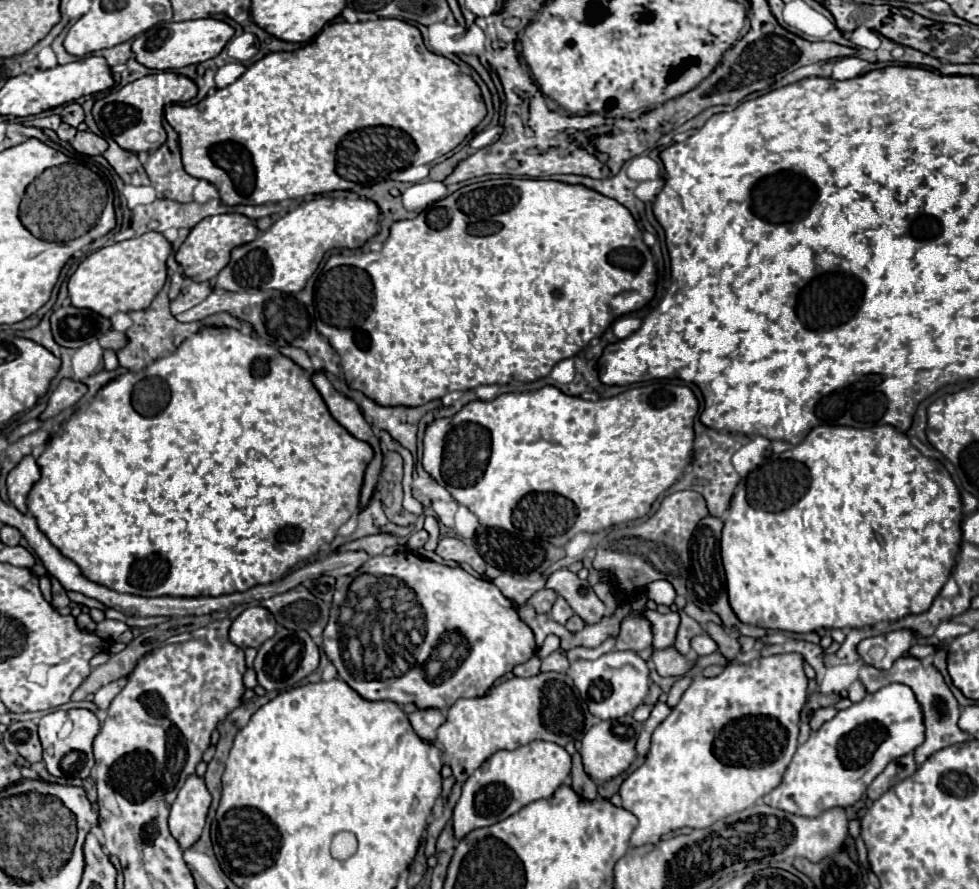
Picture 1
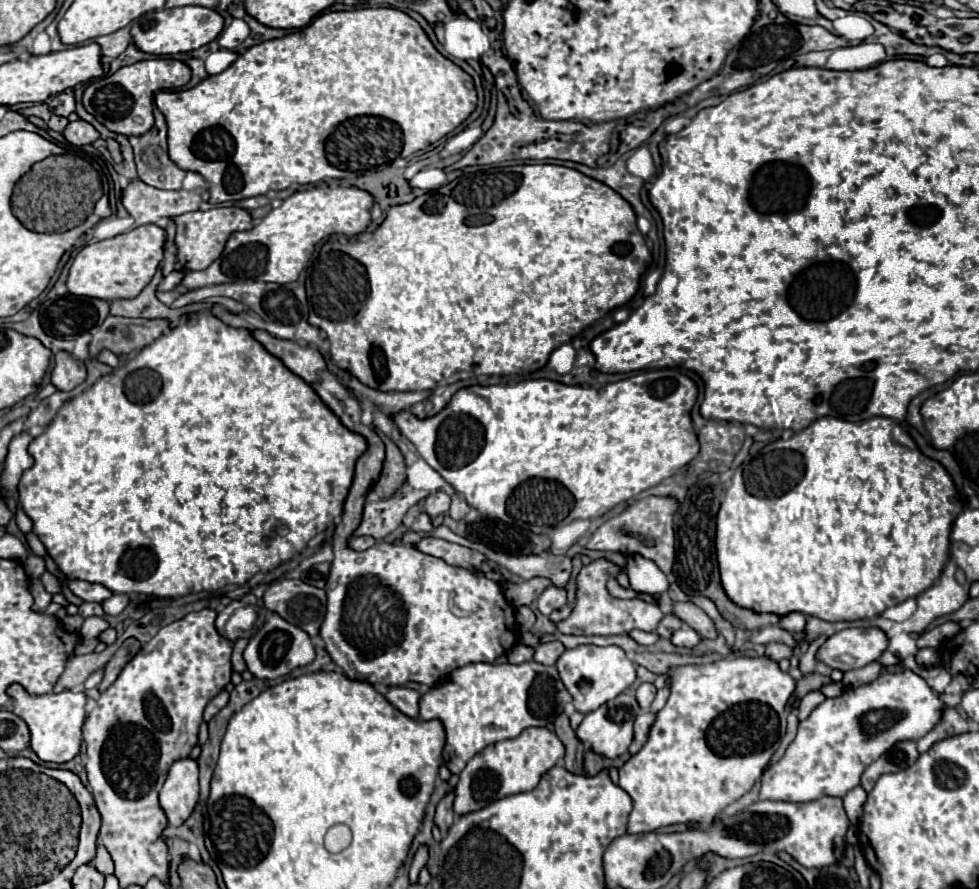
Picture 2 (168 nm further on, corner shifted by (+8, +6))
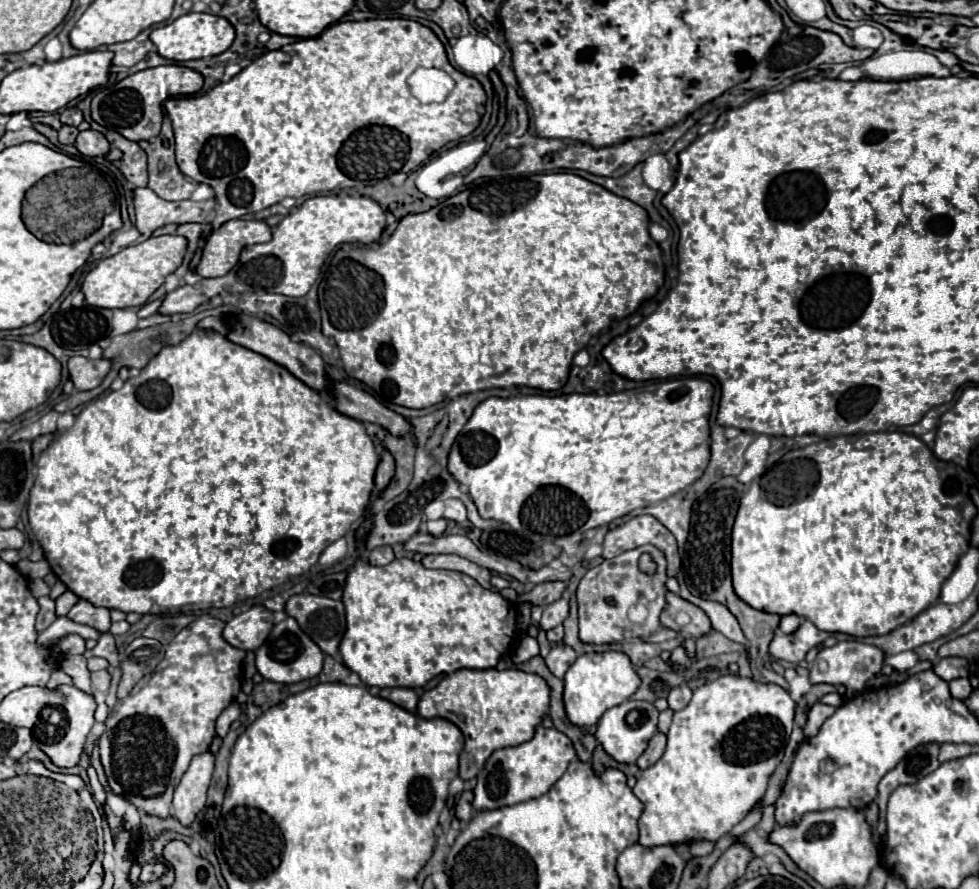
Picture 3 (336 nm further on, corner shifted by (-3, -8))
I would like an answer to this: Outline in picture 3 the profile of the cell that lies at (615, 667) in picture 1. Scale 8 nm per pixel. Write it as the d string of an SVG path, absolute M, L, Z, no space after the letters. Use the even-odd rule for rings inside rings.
M588 652L576 658L564 676L564 708L566 716L576 726L594 726L600 716L612 706L628 700L640 686L640 678L624 652Z

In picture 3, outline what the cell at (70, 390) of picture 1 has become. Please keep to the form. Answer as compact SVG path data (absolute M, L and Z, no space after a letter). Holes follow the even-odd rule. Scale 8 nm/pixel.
M74 356L68 360L68 370L70 370L70 378L74 382L76 390L92 390L96 388L102 378L108 374L112 362L106 358L100 360L90 360L84 356Z

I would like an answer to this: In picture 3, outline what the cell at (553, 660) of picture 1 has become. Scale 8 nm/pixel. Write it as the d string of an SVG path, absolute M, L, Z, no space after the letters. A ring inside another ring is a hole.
M554 644L552 650L550 650L550 654L546 656L546 666L550 668L550 672L552 672L554 676L564 678L566 670L570 668L570 664L572 664L576 658L578 658L578 656L576 656L576 652L574 652L570 646L566 646L566 644Z

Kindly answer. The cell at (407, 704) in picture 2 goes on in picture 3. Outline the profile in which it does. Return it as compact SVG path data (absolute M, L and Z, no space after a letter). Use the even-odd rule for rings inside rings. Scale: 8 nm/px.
M384 688L380 690L380 696L402 706L408 712L416 712L416 704L418 704L418 694L412 688Z

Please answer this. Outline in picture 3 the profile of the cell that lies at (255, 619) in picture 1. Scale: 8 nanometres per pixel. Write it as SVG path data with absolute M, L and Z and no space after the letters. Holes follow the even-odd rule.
M254 606L238 616L234 616L224 626L224 640L240 650L256 650L274 626L274 616L264 606Z

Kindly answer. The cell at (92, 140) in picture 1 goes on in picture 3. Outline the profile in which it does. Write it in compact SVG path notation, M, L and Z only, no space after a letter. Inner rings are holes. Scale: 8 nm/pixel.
M84 130L78 134L76 138L76 148L80 150L80 154L84 156L106 156L108 154L108 140L104 138L102 132L96 130Z

